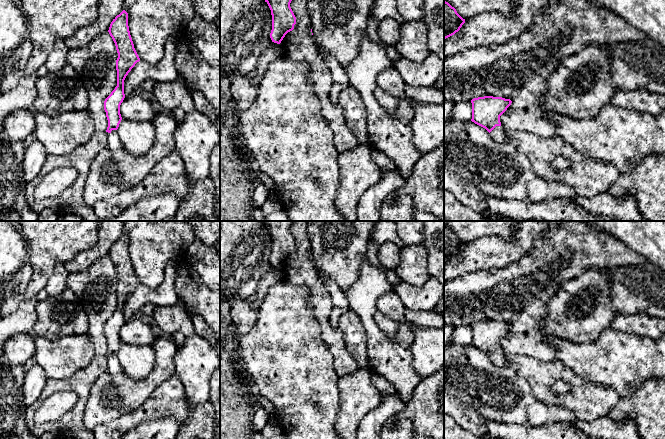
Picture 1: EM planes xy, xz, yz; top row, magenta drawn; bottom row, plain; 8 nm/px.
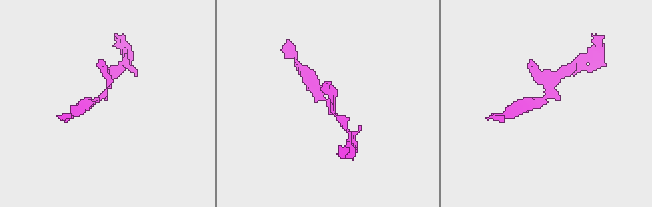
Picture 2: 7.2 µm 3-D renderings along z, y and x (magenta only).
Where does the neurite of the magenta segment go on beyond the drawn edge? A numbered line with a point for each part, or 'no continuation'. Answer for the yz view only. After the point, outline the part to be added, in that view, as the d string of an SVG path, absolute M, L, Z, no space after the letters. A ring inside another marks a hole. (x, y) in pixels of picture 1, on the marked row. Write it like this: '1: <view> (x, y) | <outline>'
1: yz (498, 133) | M496 126L491 132L491 137L499 142L506 143L508 142L508 138L506 136L507 131L502 126Z

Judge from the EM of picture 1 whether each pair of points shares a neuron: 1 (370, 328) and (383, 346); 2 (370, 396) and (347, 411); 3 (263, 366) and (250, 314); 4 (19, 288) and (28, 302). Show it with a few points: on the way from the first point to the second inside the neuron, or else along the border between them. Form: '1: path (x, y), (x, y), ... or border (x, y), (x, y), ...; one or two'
1: path (372, 332), (381, 342); one
2: path (364, 397), (361, 397), (353, 405); one
3: border (258, 310), (255, 323), (238, 341); two
4: border (33, 273), (24, 298), (10, 314); two

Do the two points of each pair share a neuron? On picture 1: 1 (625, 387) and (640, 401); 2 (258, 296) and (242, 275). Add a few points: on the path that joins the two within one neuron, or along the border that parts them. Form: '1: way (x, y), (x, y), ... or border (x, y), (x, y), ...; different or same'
1: border (651, 379), (646, 379), (633, 393), (620, 398); different
2: border (266, 271), (261, 277), (255, 292), (250, 297); different

